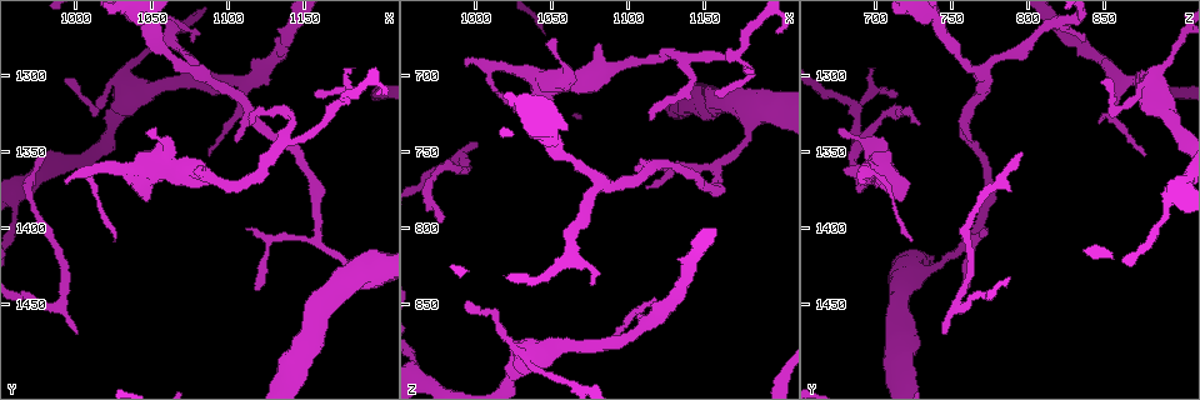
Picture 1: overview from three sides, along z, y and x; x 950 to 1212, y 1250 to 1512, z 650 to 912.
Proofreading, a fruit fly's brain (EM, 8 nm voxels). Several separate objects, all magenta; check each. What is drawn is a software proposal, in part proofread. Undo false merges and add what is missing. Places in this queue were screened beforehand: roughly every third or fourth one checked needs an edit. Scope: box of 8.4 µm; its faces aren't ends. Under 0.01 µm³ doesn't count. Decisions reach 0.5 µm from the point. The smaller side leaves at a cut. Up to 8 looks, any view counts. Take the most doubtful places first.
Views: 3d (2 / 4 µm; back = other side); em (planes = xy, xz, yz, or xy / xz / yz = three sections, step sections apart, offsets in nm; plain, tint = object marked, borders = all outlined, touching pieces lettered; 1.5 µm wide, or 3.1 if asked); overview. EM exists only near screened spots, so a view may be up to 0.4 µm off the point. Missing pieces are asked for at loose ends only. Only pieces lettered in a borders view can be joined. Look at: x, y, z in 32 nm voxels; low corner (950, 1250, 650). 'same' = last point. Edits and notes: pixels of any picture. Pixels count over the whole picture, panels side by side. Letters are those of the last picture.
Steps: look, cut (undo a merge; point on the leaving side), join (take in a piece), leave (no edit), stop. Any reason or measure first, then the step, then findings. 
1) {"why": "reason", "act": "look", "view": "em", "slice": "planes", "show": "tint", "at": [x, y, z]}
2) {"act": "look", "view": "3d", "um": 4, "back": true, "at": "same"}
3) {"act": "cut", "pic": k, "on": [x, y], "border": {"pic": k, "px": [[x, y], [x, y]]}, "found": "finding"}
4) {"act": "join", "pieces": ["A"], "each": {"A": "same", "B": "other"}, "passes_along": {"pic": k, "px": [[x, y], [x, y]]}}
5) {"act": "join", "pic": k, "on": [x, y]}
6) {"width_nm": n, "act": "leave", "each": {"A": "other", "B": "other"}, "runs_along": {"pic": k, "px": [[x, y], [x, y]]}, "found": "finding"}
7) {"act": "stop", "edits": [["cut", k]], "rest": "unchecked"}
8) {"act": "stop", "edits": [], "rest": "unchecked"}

{"why": "thin end", "act": "look", "view": "3d", "um": 4, "at": [1198, 1314, 672]}

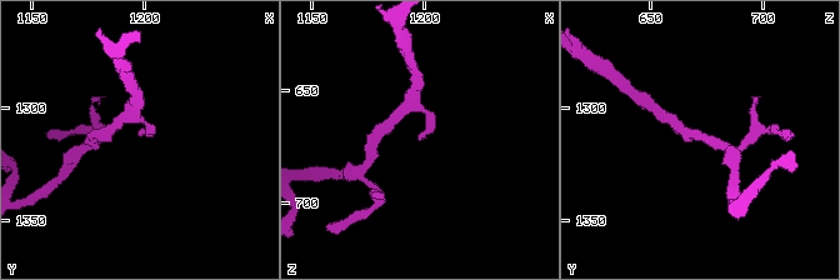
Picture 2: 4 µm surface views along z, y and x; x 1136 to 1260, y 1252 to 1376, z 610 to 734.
{"why": "now the EM", "act": "look", "view": "em", "slice": "planes", "show": "borders", "at": [1197, 1312, 673]}

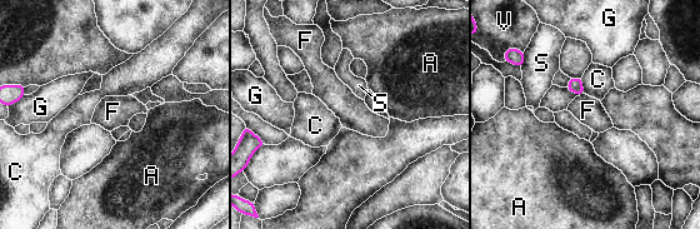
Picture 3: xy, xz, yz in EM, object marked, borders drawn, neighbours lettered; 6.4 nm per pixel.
{"act": "leave", "each": {"A": "other", "C": "other", "F": "other", "G": "other", "S": "other", "V": "other"}, "border": {"pic": 3, "px": [[580, 78], [585, 93]]}, "found": "no lettered piece goes on from it"}

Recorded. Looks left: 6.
{"why": "free end", "act": "look", "view": "em", "slice": "yz", "step": 4, "show": "tint", "at": [1110, 1400, 774]}

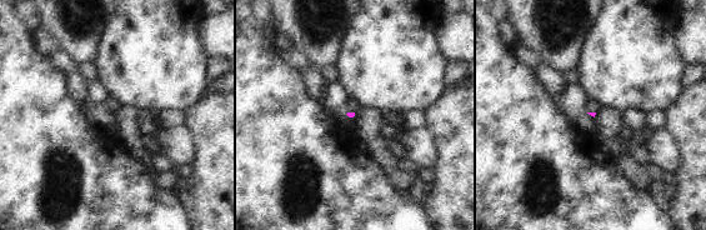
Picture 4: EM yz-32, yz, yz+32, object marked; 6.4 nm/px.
{"why": "another direction", "act": "look", "view": "em", "slice": "planes", "show": "borders", "at": "same"}

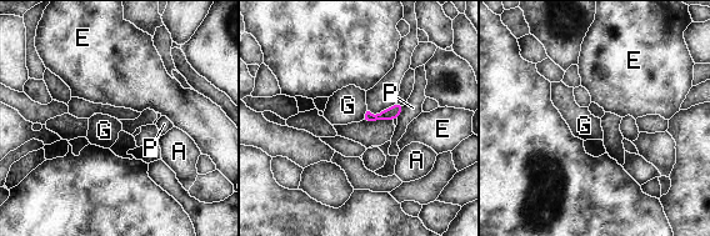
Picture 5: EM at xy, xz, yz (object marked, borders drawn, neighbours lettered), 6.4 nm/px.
{"act": "leave", "each": {"A": "other", "E": "other", "G": "other", "P": "other"}, "border": {"pic": 5, "px": [[366, 110], [364, 119]]}, "found": "none of them fits"}

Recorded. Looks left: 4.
{"why": "abrupt turn", "act": "look", "view": "em", "slice": "xy", "step": 8, "show": "tint", "at": [1034, 1302, 884]}

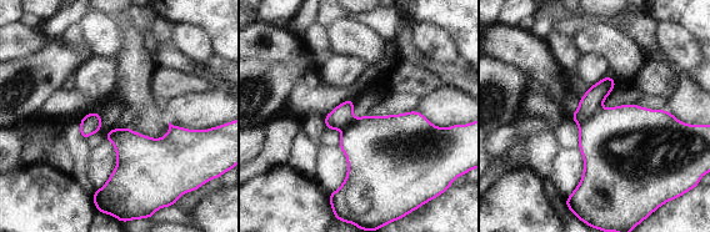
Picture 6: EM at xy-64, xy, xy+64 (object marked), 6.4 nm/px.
{"why": "another direction", "act": "look", "view": "em", "slice": "planes", "show": "borders", "at": "same"}

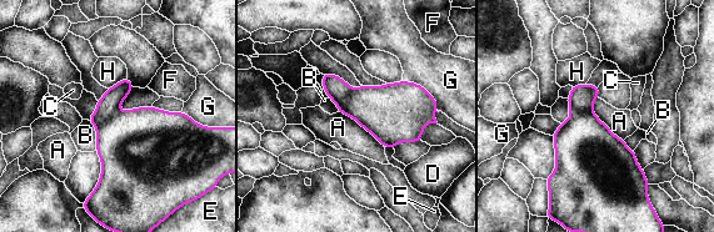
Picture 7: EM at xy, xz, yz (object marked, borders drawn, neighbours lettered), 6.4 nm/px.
{"act": "cut", "pic": 7, "on": [108, 106], "each": {"A": "other", "B": "other", "C": "other", "D": "other", "E": "other", "F": "other", "G": "other", "H": "other"}, "border": {"pic": 7, "px": [[119, 111], [101, 121], [96, 127]]}, "found": "two neurons meet here"}

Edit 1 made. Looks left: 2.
{"act": "stop", "edits": [["cut", 7]], "rest": "unchecked"}

